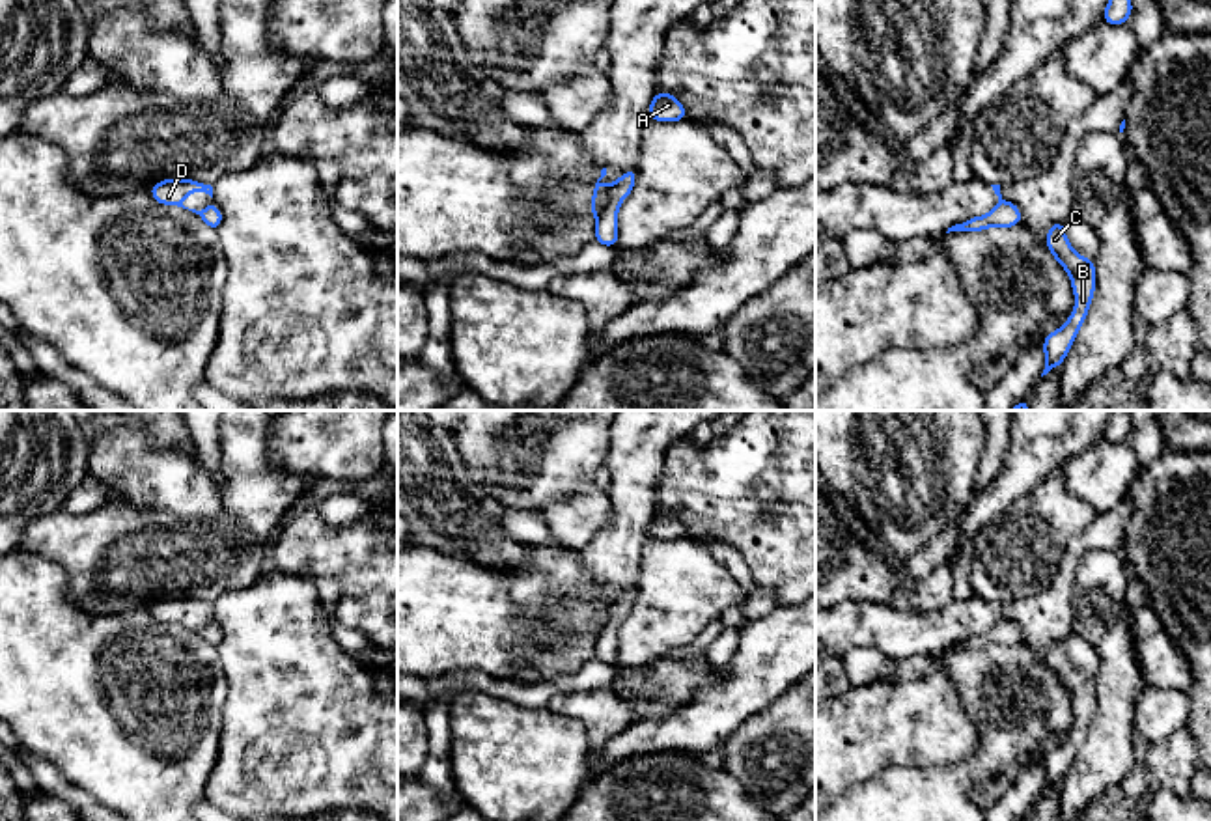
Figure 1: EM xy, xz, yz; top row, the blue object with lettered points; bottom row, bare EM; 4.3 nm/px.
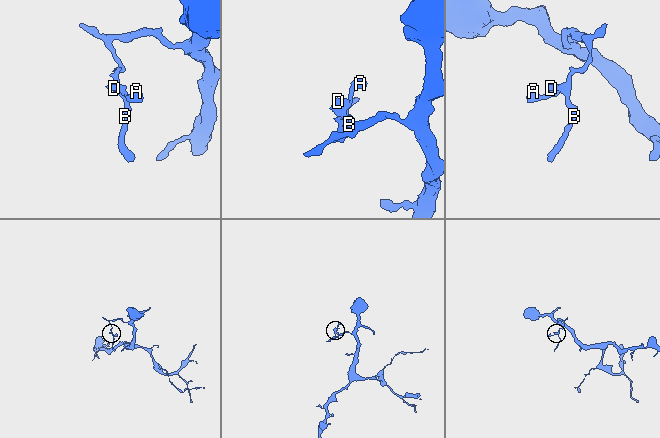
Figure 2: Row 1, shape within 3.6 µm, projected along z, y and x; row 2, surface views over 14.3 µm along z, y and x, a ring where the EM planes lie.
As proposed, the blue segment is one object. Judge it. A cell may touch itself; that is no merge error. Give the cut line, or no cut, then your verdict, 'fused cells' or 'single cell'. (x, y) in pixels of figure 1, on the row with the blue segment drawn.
cut xz (614, 183), (611, 204), (599, 217); fused cells

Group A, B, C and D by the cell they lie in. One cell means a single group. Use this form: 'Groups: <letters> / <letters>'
Groups: A B C / D

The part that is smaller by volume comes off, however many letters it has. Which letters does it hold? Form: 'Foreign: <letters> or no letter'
Foreign: D

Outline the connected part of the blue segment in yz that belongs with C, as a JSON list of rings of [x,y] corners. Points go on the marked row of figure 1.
[[[1054,222],[1049,228],[1045,243],[1056,257],[1056,261],[1067,271],[1077,304],[1064,327],[1047,334],[1041,345],[1047,356],[1041,377],[1064,362],[1067,351],[1071,349],[1077,338],[1080,325],[1088,315],[1097,284],[1093,261],[1082,257],[1073,250],[1065,237],[1064,222]]]

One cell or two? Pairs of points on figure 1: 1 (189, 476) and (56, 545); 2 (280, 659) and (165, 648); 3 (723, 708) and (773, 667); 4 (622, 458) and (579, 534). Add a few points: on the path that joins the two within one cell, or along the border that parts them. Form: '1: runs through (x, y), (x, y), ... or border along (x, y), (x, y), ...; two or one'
1: border along (124, 499), (165, 510), (176, 521); two
2: border along (217, 648), (226, 696); two
3: runs through (736, 696), (760, 672); one
4: border along (607, 493), (611, 517), (594, 536); two

